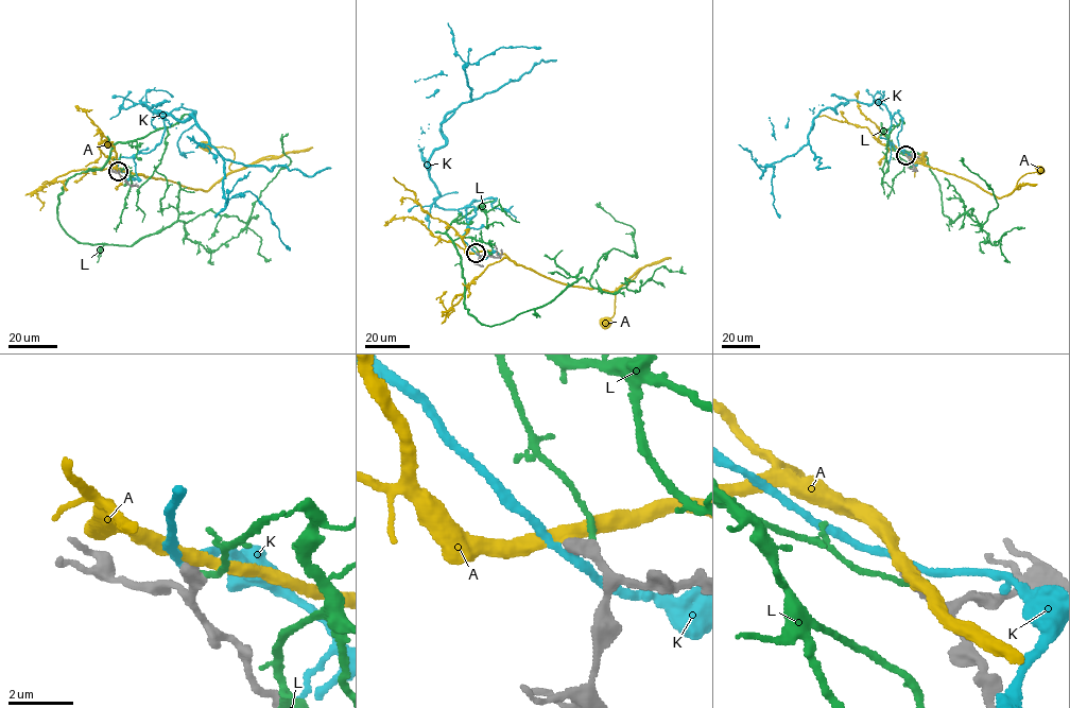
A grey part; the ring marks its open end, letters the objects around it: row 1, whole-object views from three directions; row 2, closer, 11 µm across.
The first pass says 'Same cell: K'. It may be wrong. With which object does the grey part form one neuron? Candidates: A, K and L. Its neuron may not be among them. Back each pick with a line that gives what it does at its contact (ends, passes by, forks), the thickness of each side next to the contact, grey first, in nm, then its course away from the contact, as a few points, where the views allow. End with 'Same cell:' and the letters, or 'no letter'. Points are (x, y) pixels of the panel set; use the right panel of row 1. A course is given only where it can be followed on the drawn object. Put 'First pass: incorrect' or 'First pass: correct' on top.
First pass: incorrect
Same cell: no letter

